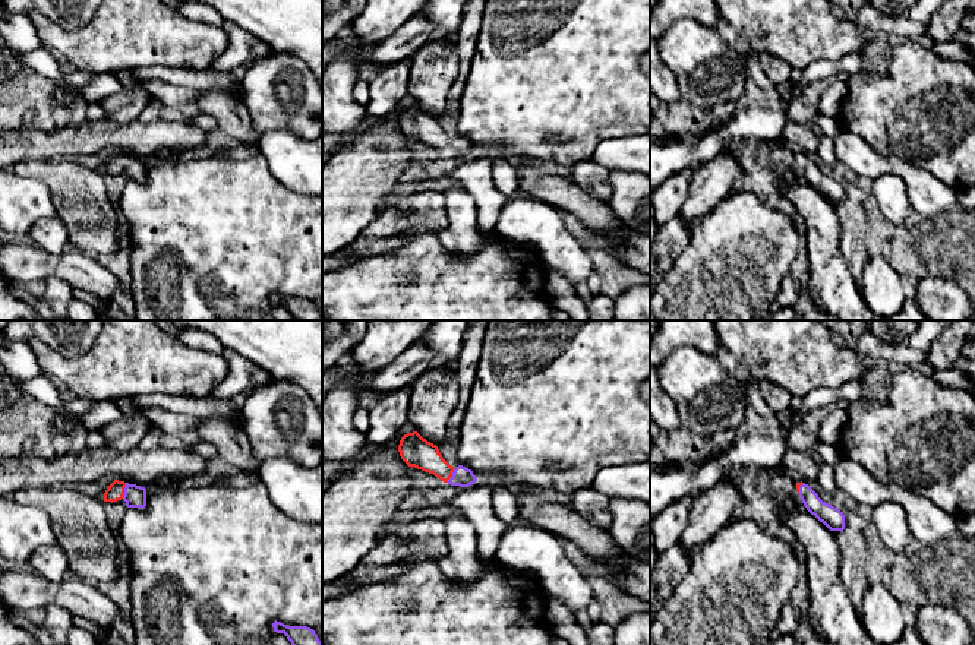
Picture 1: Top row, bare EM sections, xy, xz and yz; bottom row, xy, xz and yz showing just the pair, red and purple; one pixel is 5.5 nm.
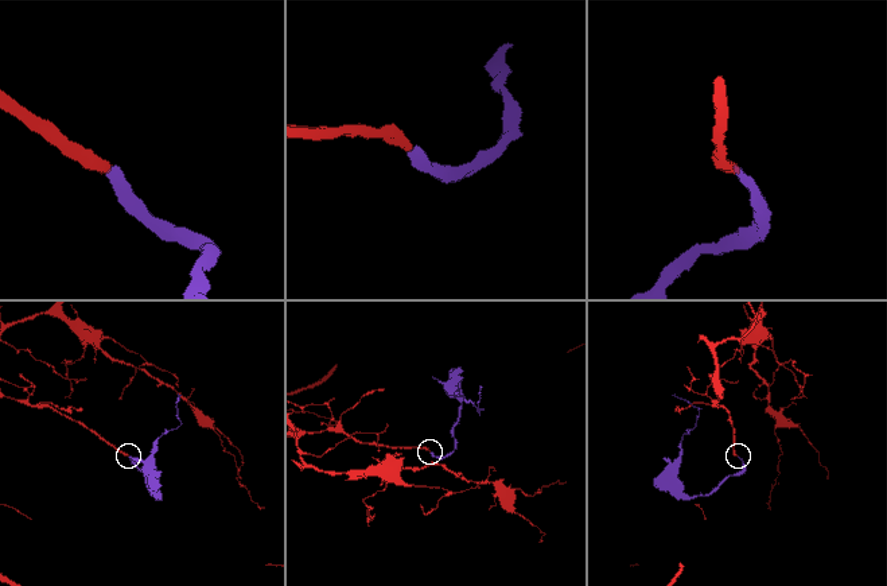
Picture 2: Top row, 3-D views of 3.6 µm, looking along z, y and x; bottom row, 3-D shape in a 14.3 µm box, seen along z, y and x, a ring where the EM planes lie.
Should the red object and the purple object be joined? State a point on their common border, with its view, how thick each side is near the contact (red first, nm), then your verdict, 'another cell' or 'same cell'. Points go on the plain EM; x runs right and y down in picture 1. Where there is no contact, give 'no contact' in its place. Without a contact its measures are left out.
xy (123, 163) | 100/130 nm | same cell

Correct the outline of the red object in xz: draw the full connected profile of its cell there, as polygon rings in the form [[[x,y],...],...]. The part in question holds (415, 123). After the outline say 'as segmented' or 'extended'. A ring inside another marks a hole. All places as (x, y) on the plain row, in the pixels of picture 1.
[[[417,104],[401,110],[398,124],[408,139],[433,146],[451,158],[468,159],[477,154],[471,142],[463,137],[451,139],[439,126],[438,118],[423,111]]] | extended

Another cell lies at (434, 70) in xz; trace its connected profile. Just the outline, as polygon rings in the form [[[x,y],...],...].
[[[433,39],[411,56],[408,98],[433,117],[447,110],[447,98],[458,76],[455,42]]]

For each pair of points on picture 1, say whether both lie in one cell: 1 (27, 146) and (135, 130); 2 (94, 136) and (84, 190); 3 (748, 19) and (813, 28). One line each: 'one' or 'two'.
1: one
2: two
3: one

